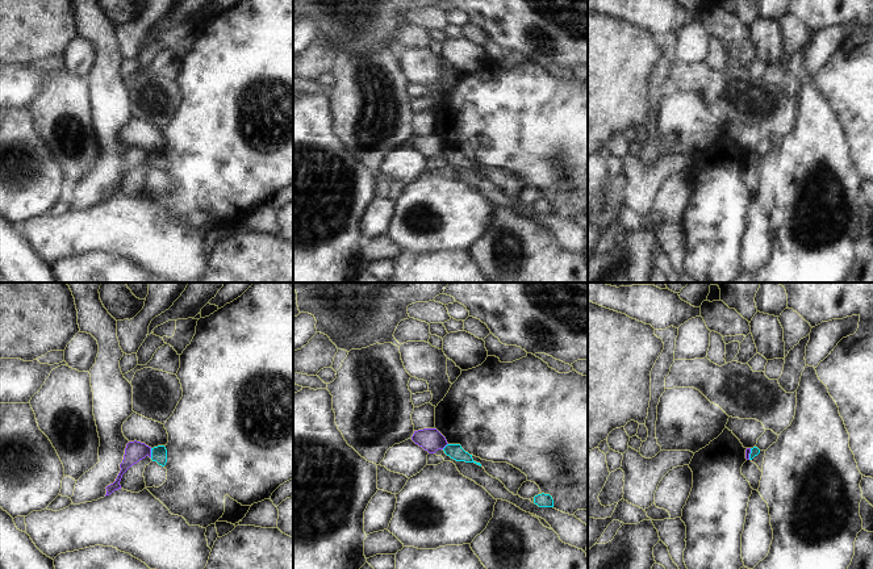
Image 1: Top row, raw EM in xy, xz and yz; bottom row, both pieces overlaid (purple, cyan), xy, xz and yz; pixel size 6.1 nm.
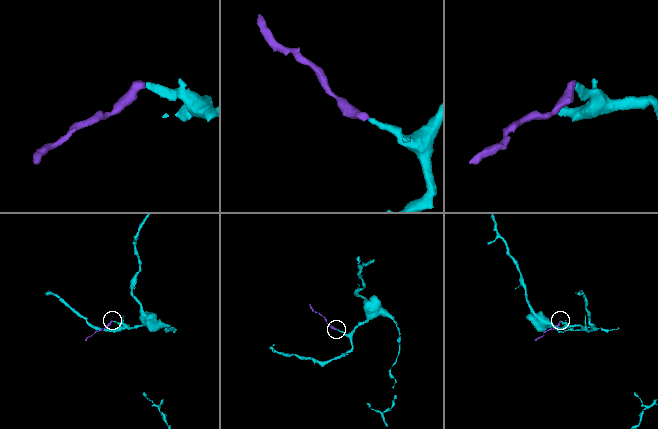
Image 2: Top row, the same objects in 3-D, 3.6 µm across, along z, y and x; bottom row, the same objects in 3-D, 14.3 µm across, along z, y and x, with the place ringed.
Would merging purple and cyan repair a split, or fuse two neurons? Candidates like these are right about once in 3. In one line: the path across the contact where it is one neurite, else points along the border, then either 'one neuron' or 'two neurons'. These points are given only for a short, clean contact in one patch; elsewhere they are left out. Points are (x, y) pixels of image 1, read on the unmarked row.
along xy (150, 154), (151, 162) | two neurons

